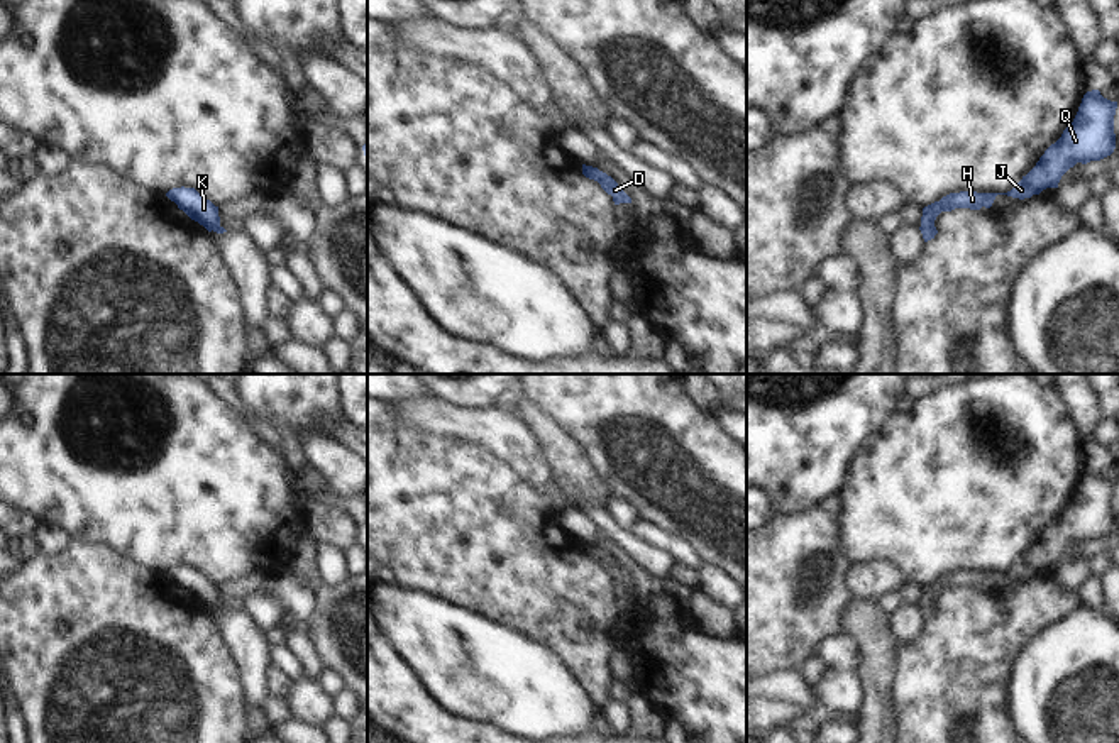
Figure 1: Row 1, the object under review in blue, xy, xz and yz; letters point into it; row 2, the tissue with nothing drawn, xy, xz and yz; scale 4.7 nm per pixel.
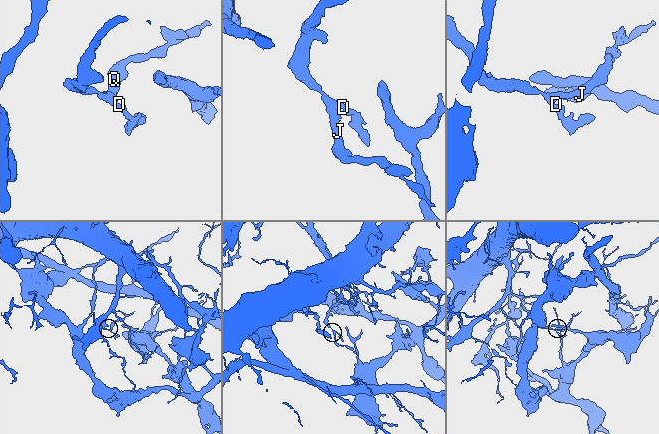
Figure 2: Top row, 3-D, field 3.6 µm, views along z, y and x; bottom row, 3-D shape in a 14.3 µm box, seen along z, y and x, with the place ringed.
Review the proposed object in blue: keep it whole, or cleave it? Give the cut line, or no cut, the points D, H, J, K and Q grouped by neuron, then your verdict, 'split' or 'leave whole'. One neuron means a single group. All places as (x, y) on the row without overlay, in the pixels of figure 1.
no cut | D H J K Q | leave whole

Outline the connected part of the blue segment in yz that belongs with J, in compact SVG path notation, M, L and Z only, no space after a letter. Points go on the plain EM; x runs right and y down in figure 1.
M1099 469L1087 471L1082 477L1073 501L1061 516L1051 523L1036 545L1023 555L1007 572L960 570L943 575L923 587L921 613L924 621L938 613L934 599L941 591L955 587L990 587L997 574L1012 577L1031 577L1046 567L1058 567L1061 555L1077 542L1087 543L1111 535L1116 528L1114 494L1117 481L1111 481Z

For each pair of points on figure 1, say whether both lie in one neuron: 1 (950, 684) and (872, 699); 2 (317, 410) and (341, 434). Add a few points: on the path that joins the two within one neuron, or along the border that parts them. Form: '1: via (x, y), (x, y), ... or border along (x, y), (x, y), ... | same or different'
1: border along (896, 657), (892, 671), (892, 725) | different
2: border along (342, 418), (334, 430), (334, 439) | different

